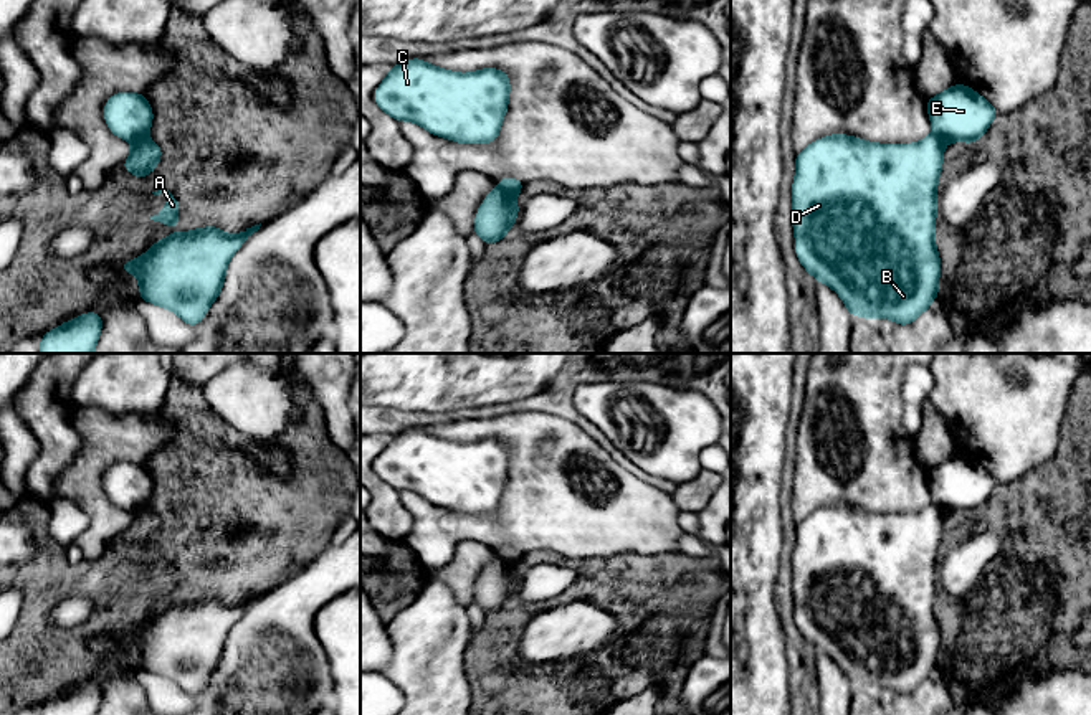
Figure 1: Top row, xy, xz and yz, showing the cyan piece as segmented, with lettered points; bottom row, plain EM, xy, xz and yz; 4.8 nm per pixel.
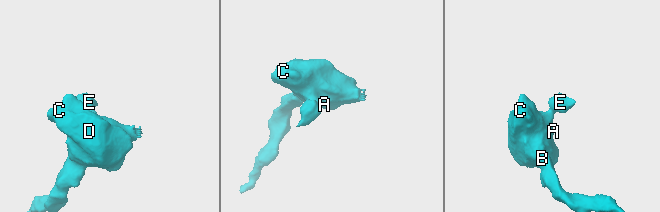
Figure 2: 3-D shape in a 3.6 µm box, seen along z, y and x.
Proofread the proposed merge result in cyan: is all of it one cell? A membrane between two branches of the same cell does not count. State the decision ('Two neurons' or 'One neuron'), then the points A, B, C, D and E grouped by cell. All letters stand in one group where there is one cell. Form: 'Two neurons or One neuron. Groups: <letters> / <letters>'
Two neurons. Groups: A B C D / E

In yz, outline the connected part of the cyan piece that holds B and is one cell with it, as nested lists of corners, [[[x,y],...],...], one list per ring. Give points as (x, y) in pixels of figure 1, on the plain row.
[[[831,504],[795,525],[792,594],[798,632],[817,652],[831,657],[850,685],[912,694],[939,667],[941,627],[936,618],[937,550],[944,514],[927,505],[914,514],[876,514],[846,504]]]

